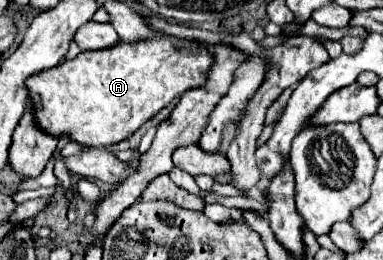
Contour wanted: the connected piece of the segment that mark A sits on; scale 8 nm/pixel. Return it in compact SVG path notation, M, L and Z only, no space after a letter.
M164 35L136 41L134 45L120 41L114 49L82 51L70 61L66 59L48 71L32 75L26 85L36 109L36 123L56 137L68 133L86 147L106 147L128 139L172 99L206 83L214 55L194 39L184 41L186 45L198 45L200 53L182 53Z

